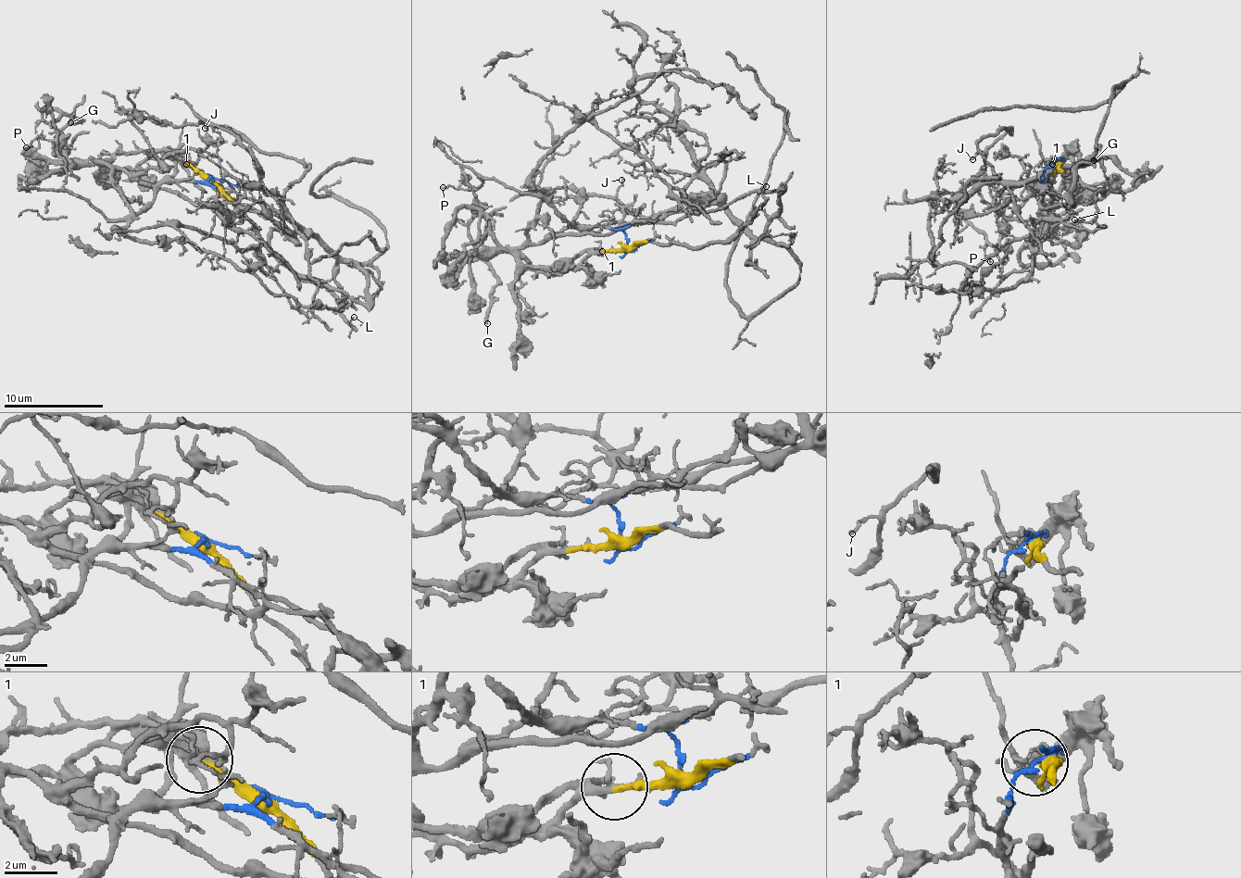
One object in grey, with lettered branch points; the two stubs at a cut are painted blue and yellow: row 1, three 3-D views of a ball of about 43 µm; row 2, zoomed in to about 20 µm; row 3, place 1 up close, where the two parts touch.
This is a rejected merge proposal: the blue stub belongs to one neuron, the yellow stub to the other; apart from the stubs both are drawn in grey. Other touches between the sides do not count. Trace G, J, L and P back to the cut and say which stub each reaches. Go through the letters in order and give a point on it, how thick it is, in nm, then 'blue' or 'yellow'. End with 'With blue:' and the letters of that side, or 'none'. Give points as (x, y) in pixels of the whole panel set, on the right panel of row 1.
G: place (1094, 160); calibre 240 nm; yellow
J: place (972, 159); calibre 120 nm; blue
L: place (1074, 219); calibre 90 nm; yellow
P: place (990, 261); calibre 150 nm; yellow
With blue: J

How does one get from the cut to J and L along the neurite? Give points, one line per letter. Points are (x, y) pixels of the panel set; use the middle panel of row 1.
J: (627, 248), (644, 219), (713, 200), (698, 167), (723, 165), (711, 195), (647, 223), (622, 179)
L: (627, 248), (646, 239), (691, 248), (722, 242), (749, 221), (764, 200), (761, 190), (766, 185)

